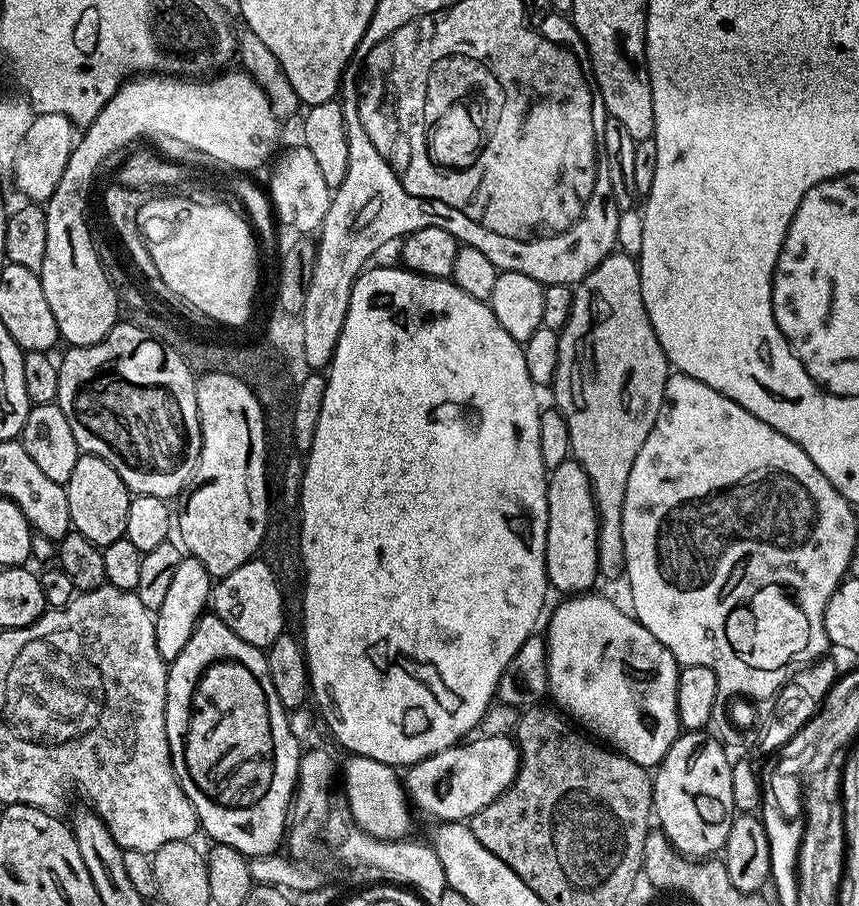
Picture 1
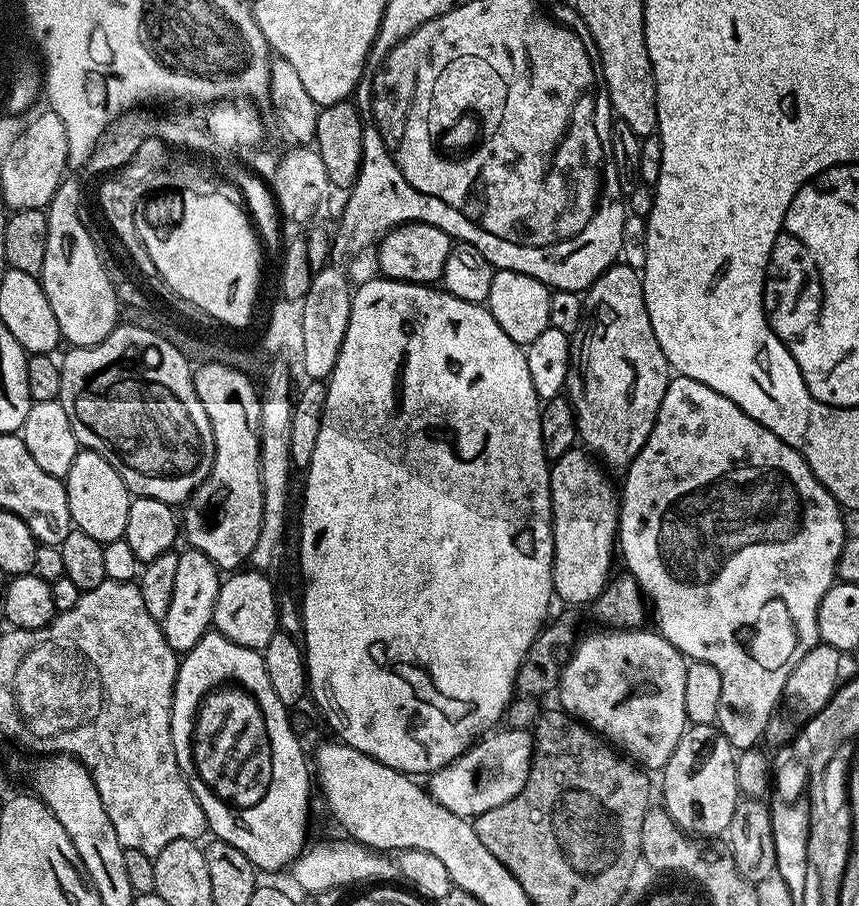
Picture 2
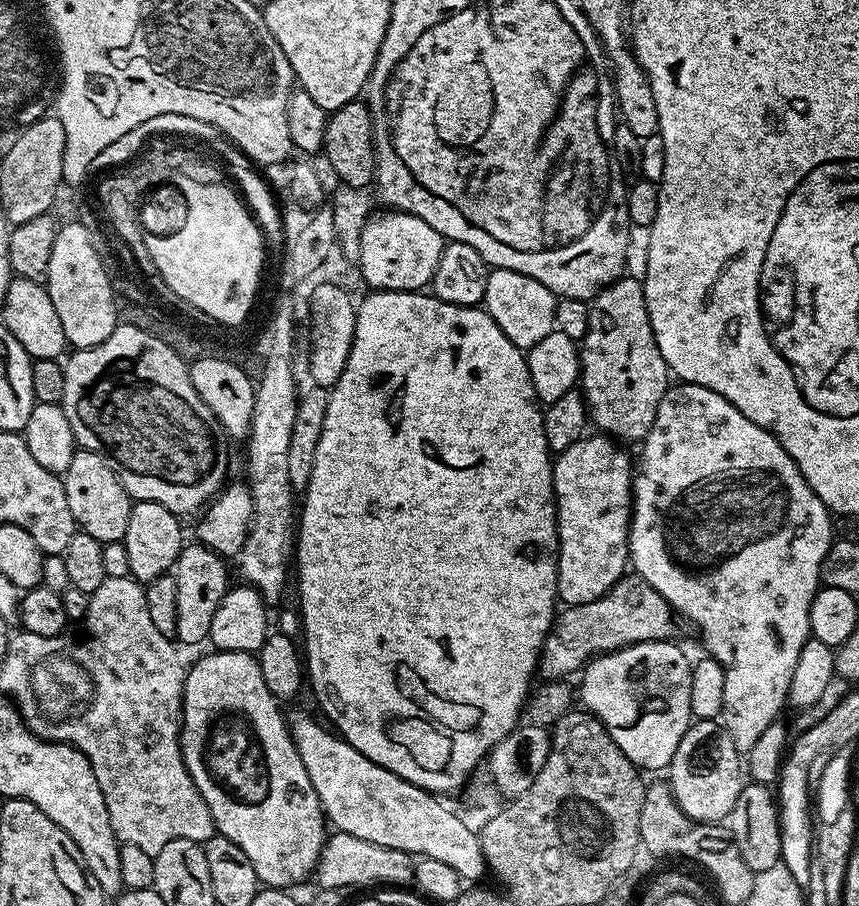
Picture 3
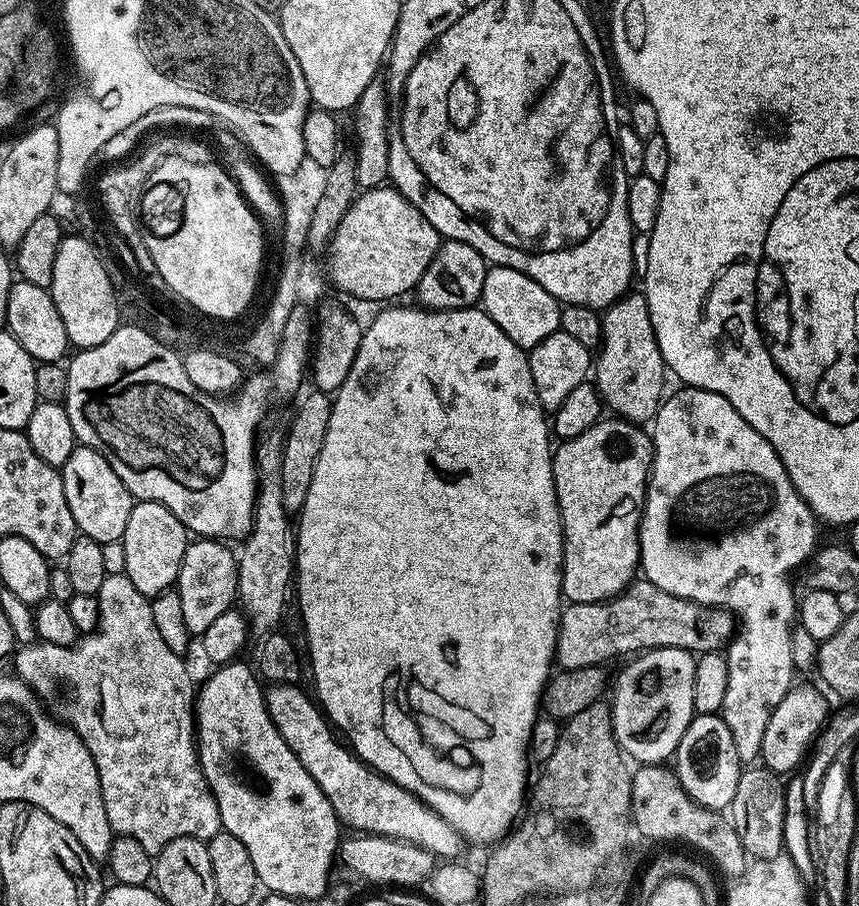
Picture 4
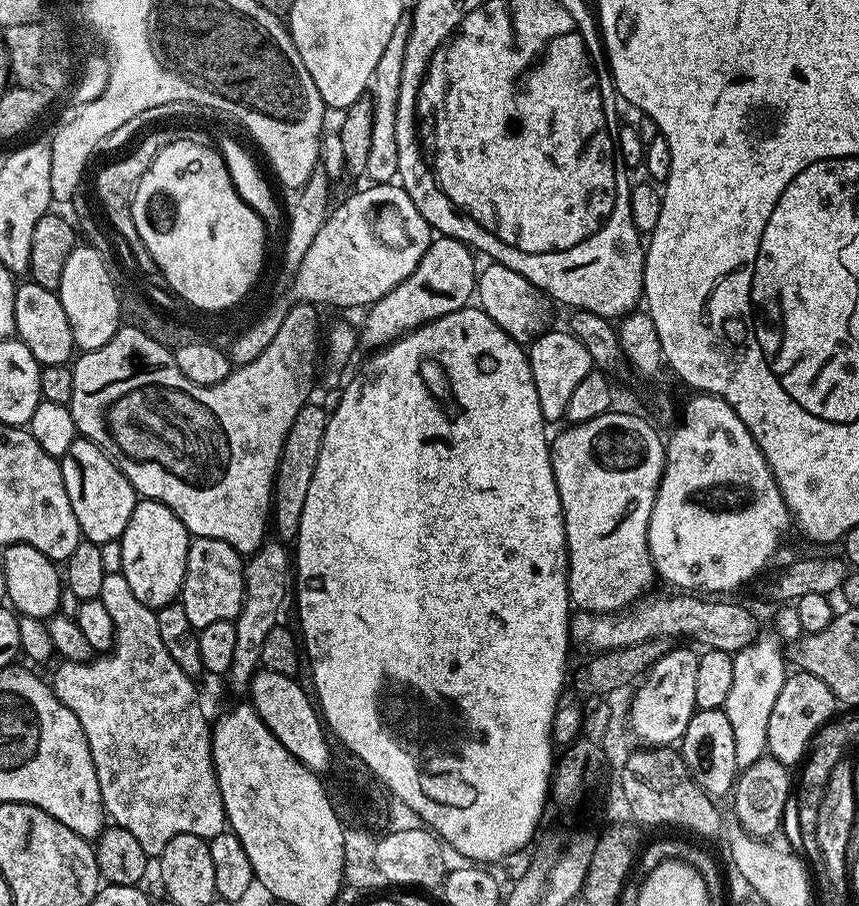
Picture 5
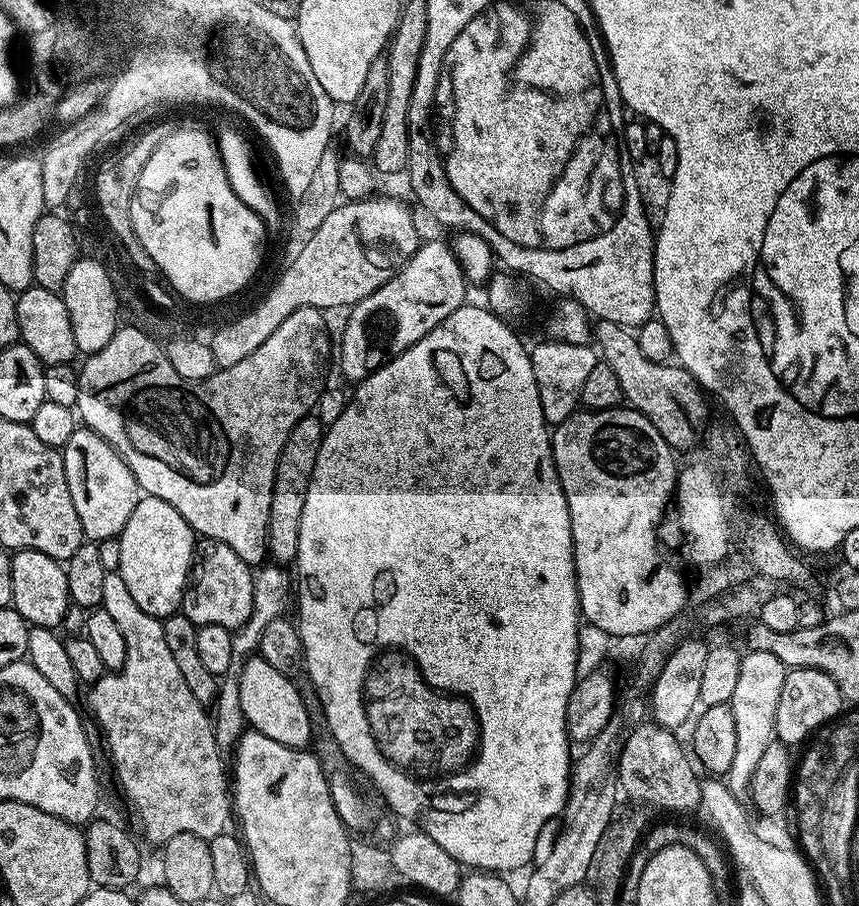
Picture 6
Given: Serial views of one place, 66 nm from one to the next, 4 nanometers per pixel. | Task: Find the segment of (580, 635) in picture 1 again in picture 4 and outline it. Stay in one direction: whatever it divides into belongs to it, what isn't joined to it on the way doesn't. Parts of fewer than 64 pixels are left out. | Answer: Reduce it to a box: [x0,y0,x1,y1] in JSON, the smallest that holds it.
[610,648,696,766]

